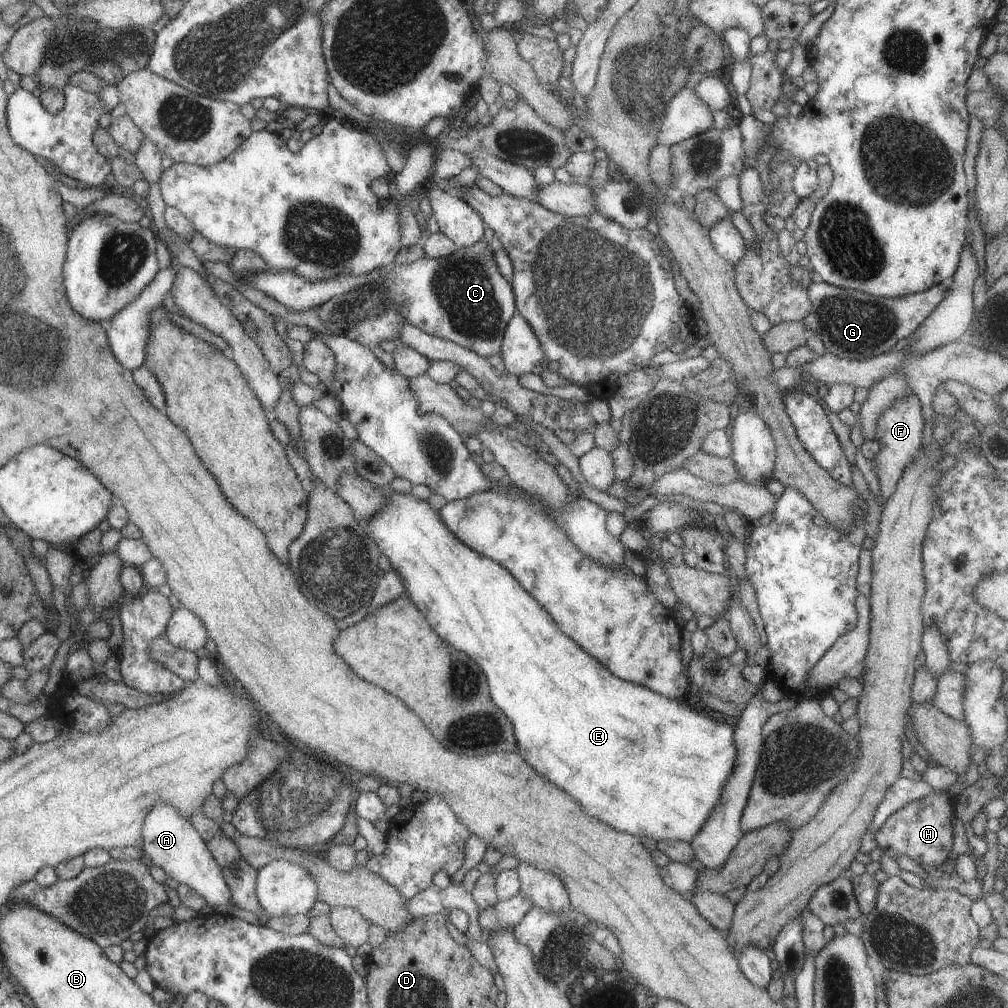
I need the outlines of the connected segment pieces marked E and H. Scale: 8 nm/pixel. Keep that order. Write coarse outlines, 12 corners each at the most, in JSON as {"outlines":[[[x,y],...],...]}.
{"outlines":[[[426,500],[365,524],[520,756],[692,842],[735,726],[617,678]],[[932,792],[876,832],[883,855],[942,869],[955,799]]]}

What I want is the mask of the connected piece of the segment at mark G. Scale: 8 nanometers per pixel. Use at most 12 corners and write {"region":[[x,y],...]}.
{"region":[[815,279],[802,322],[827,353],[891,352],[940,305],[941,283],[879,298]]}

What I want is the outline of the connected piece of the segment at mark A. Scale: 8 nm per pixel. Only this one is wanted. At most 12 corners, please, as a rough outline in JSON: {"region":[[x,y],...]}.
{"region":[[162,800],[144,818],[154,865],[234,915],[221,867],[200,832]]}

